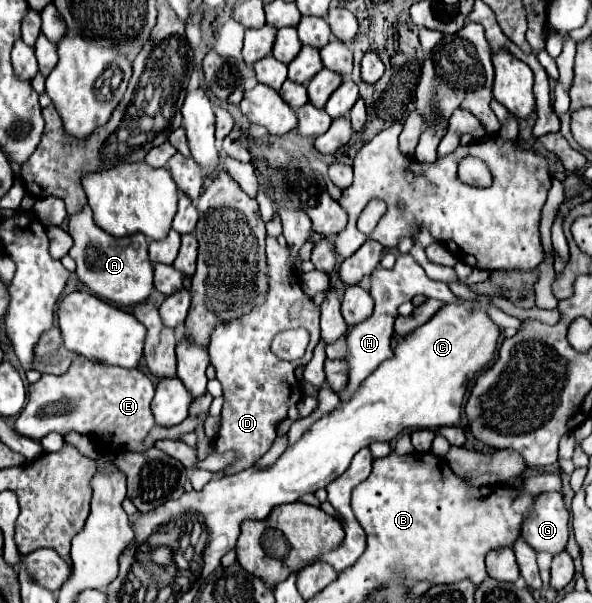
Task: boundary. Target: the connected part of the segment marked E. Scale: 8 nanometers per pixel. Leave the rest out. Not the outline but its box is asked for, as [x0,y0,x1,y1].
[16,357,156,451]

